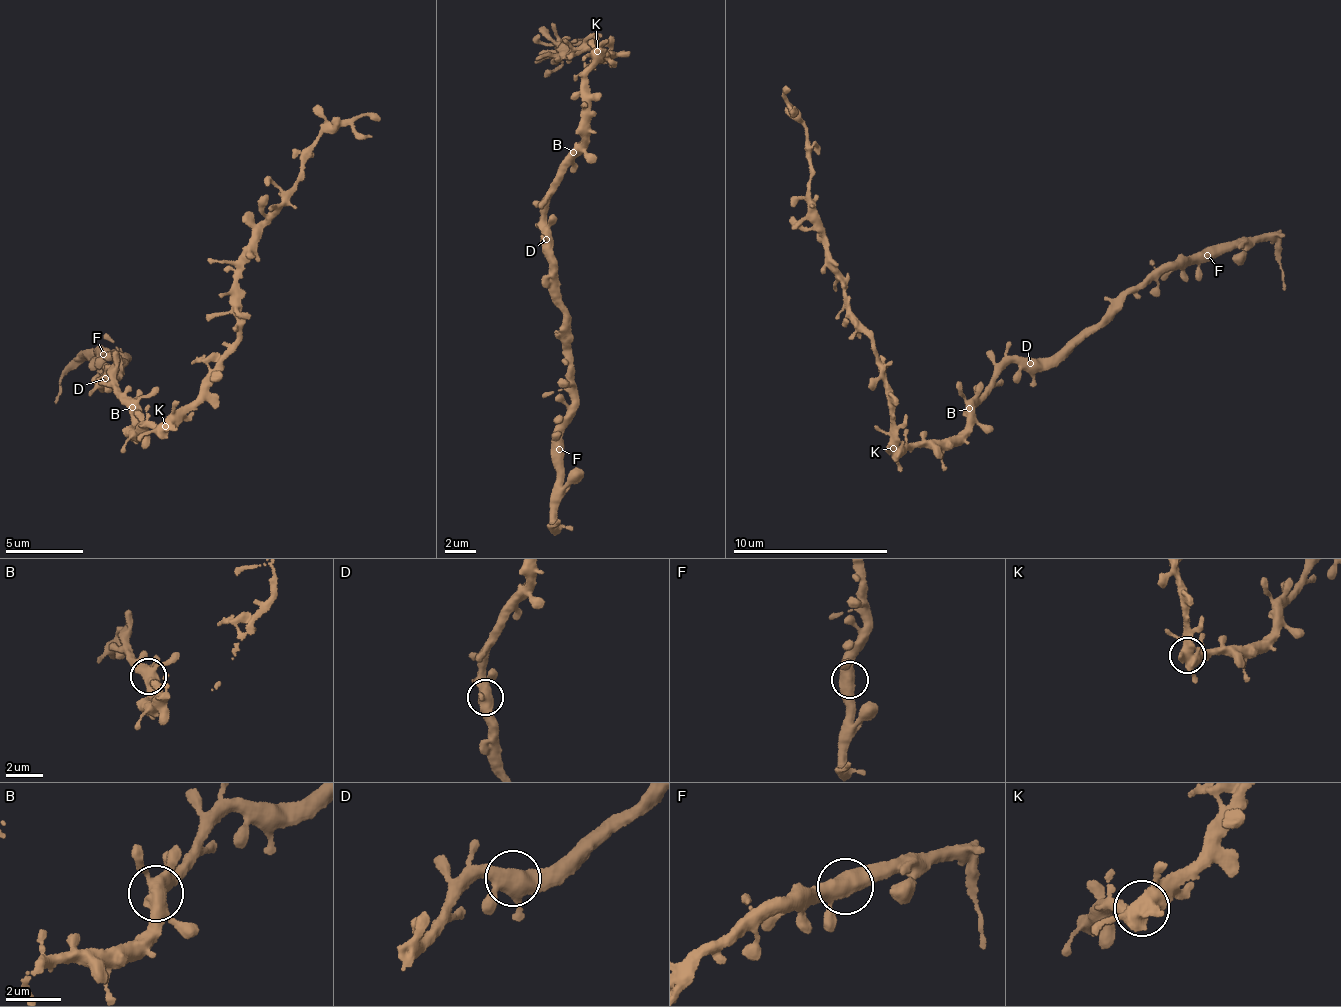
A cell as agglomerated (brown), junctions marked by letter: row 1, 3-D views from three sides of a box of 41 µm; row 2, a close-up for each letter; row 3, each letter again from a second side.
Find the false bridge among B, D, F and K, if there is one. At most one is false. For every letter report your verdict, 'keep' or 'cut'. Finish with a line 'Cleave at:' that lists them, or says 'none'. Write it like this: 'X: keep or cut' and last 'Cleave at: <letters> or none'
B: keep
D: keep
F: keep
K: cut
Cleave at: K

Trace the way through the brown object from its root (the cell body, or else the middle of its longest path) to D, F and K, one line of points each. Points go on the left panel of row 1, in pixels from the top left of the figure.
D: (135, 430), (132, 427), (134, 402), (120, 390), (109, 373), (112, 371), (105, 378)
F: (135, 430), (134, 402), (120, 390), (112, 371), (100, 384), (117, 375), (124, 361), (115, 363), (103, 354)
K: (135, 430), (150, 419), (165, 426)

